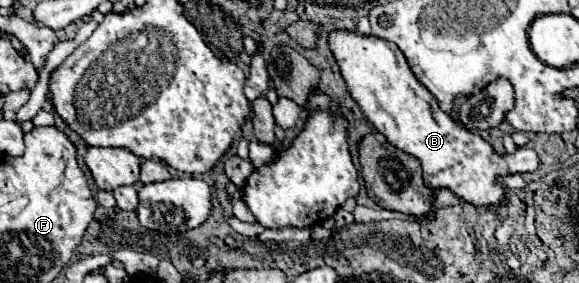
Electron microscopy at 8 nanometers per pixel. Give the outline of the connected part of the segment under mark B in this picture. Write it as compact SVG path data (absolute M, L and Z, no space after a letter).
M333 32L329 44L347 88L367 120L399 150L421 160L423 180L427 180L431 188L451 188L465 202L491 206L499 204L505 194L505 188L497 182L499 174L537 170L539 156L535 150L523 146L517 148L515 154L499 156L479 134L471 134L455 124L455 120L437 106L437 100L421 88L403 52L393 42L357 32Z

